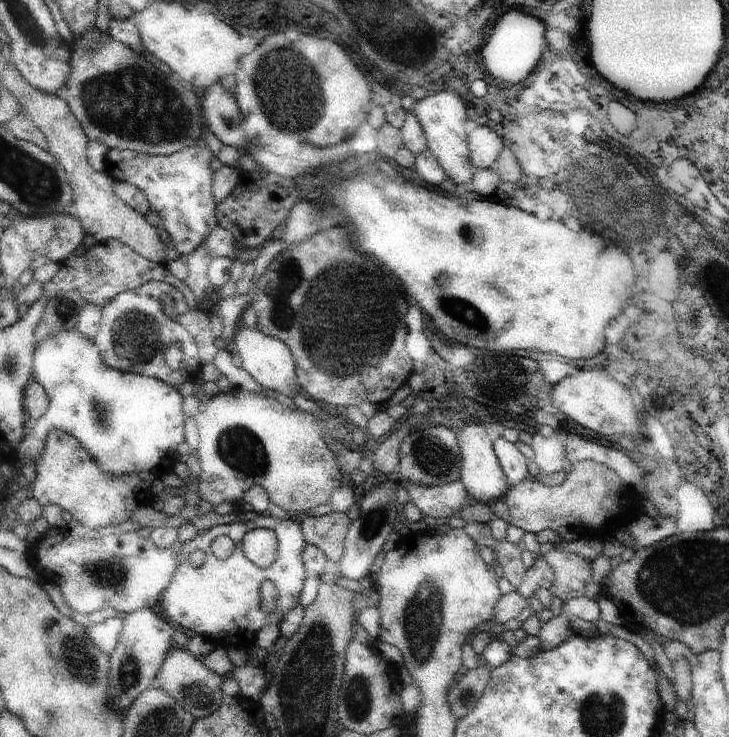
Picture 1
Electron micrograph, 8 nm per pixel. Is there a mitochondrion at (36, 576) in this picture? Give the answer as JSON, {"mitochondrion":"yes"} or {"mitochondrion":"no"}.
{"mitochondrion":"no"}

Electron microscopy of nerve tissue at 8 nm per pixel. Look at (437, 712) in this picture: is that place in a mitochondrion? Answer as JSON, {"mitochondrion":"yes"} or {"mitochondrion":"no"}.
{"mitochondrion":"no"}

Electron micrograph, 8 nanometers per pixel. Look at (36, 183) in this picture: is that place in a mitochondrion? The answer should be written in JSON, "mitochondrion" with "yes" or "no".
{"mitochondrion":"yes"}

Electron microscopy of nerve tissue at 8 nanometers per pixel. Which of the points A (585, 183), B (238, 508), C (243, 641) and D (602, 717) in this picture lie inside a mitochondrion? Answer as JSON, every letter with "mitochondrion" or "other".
{"A":"mitochondrion","B":"other","C":"other","D":"mitochondrion"}

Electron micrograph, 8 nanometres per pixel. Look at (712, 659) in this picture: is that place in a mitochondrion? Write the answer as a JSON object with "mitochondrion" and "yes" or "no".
{"mitochondrion":"no"}

